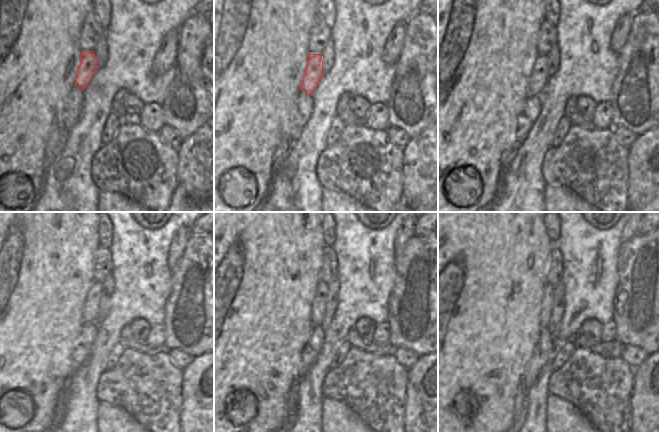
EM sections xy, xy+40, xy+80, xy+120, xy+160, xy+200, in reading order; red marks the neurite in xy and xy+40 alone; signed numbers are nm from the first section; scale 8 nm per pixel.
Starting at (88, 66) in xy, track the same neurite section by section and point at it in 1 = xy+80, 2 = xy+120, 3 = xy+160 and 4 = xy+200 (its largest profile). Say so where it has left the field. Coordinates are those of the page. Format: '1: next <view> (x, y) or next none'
1: next xy+80 (538, 78)
2: next xy+120 (91, 306)
3: next xy+160 (318, 304)
4: next xy+200 (547, 300)

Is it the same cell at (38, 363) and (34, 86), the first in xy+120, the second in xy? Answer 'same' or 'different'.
same

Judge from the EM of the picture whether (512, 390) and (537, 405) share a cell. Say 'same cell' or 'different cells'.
different cells

